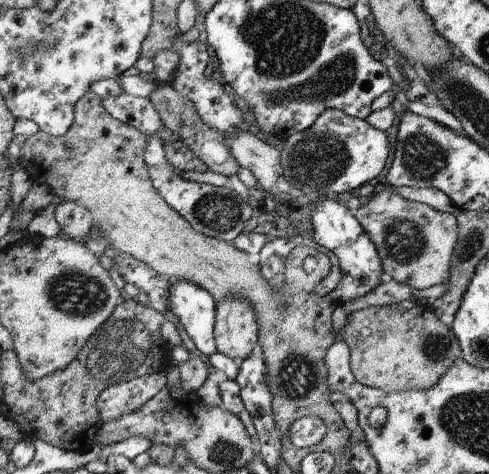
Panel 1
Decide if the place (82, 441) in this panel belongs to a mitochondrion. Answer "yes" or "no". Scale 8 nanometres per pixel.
no

